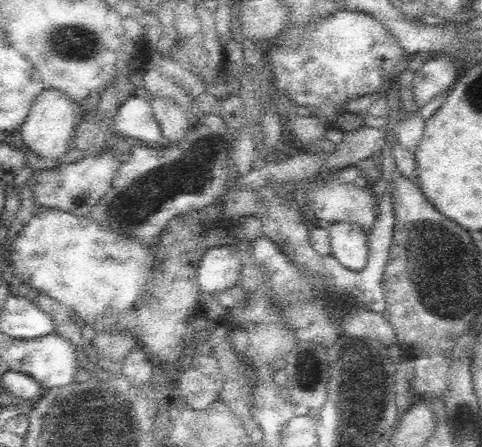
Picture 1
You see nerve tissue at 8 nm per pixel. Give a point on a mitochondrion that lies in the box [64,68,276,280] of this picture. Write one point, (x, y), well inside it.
(154, 189)

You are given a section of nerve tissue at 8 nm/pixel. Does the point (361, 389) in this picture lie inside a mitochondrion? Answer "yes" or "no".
yes

